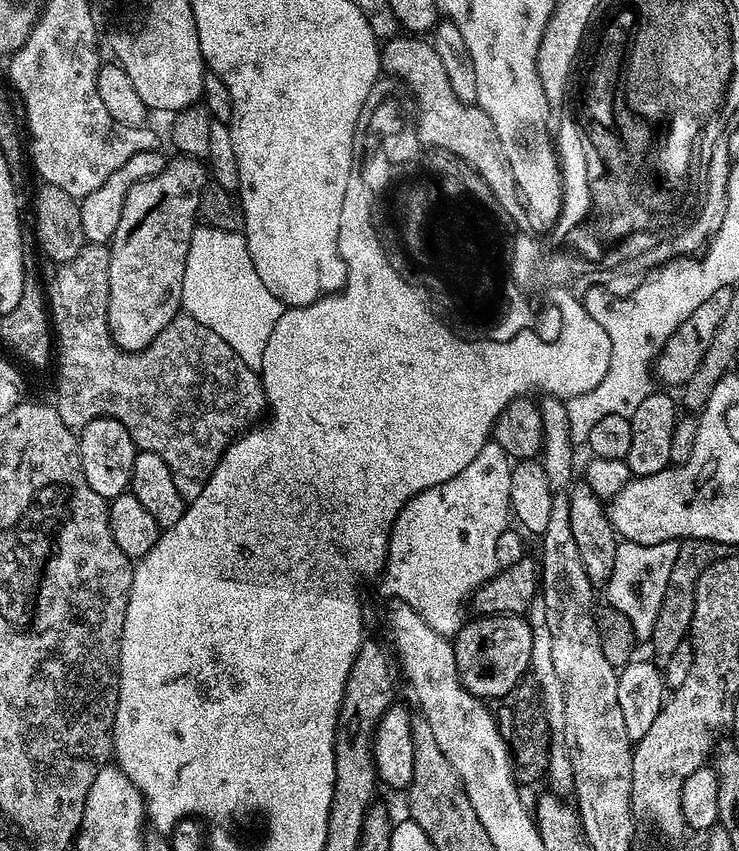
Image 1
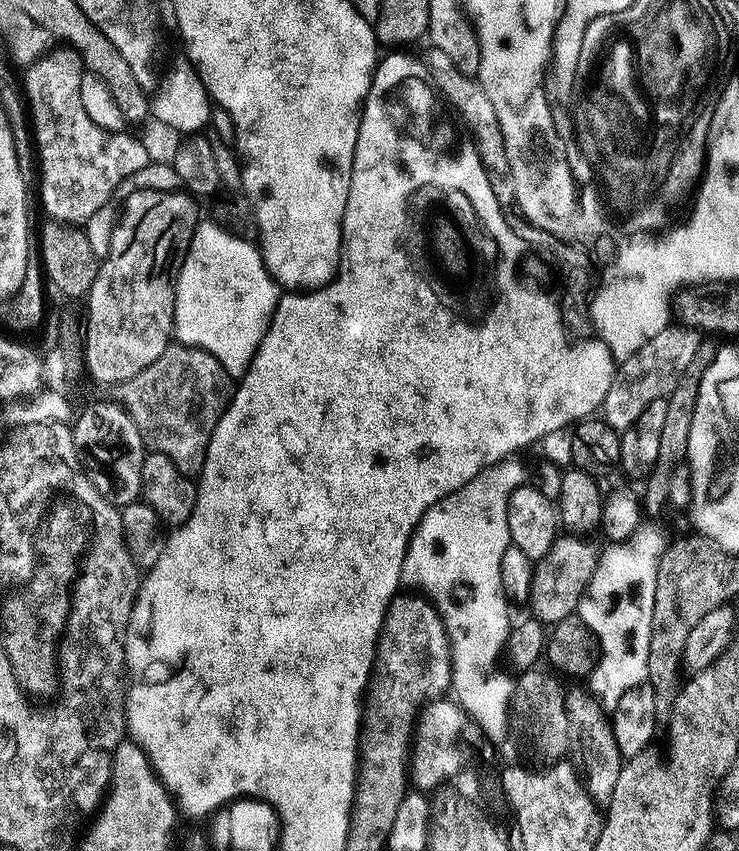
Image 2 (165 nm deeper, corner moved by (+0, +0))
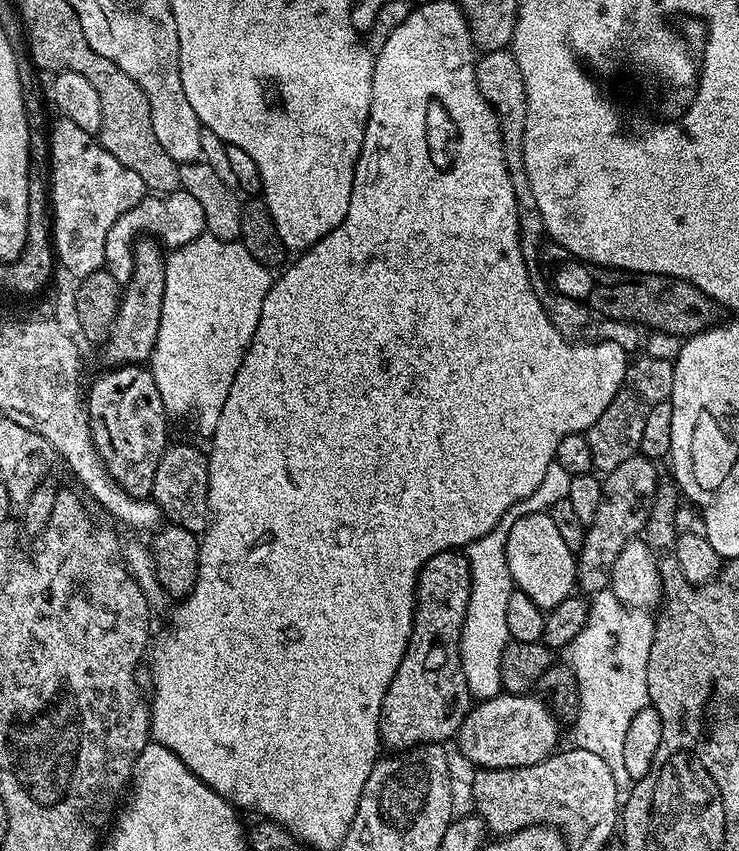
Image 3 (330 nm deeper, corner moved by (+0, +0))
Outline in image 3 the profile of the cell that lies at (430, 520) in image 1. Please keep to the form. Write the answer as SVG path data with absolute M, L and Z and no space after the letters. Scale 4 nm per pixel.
M553 462L546 470L546 478L542 478L534 494L530 494L524 500L518 501L513 508L506 510L506 514L496 523L494 530L490 530L482 538L467 545L466 555L472 571L472 593L460 631L460 661L466 678L466 686L477 701L489 700L501 695L502 692L499 662L502 660L503 650L510 641L506 614L510 596L514 591L510 578L510 566L506 566L506 538L510 526L514 526L516 519L526 515L527 512L547 512L554 506L554 502L567 500L572 478L569 472L562 470L562 466Z

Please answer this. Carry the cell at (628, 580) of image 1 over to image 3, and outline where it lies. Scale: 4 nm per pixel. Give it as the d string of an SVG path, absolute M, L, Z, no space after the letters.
M607 588L591 597L587 622L568 647L578 688L573 741L606 763L620 796L627 795L634 783L623 761L623 743L635 714L649 705L646 663L654 628L655 619L647 609L628 607Z

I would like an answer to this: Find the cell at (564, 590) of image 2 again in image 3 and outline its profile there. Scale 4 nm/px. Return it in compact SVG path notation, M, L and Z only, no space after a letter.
M637 454L626 458L622 466L603 477L602 502L598 506L598 514L594 514L592 523L587 525L584 545L576 558L576 583L581 593L595 594L607 589L612 583L612 571L614 562L618 562L618 554L628 540L643 533L657 484L662 480L656 468L657 465L647 456Z

